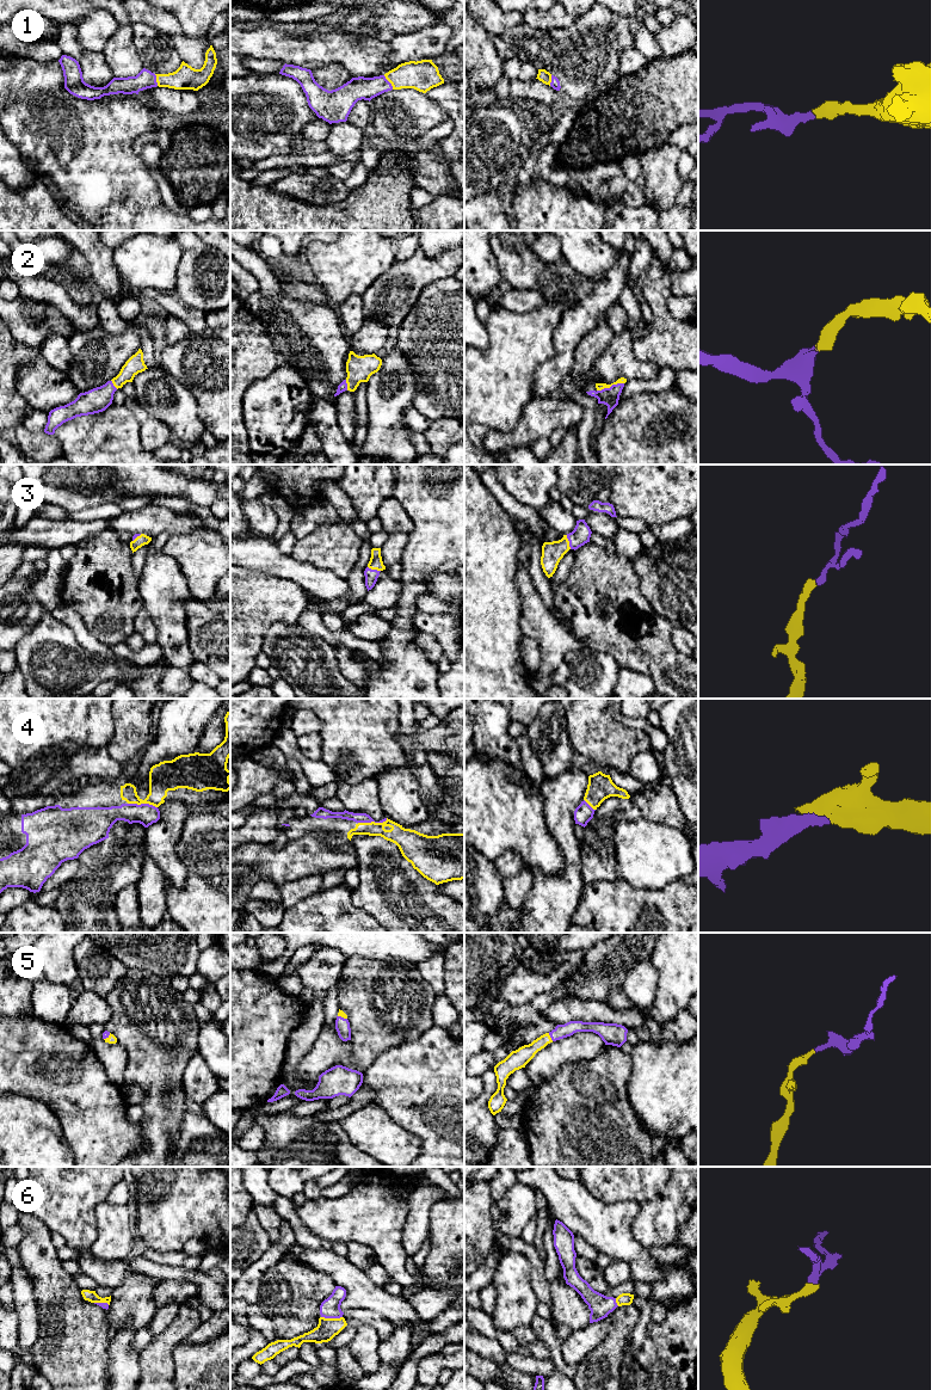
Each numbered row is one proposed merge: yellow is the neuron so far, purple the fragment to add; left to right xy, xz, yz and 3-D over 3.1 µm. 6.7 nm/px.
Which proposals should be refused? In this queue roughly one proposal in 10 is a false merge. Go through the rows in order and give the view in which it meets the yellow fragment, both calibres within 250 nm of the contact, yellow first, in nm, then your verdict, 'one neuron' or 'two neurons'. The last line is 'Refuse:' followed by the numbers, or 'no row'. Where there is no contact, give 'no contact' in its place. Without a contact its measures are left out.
1: contact in xz; calibres 200 and 160 nm; one neuron
2: contact in yz; calibres 50 and 120 nm; one neuron
3: contact in yz; calibres 140 and 120 nm; one neuron
4: contact in xz; calibres 140 and 60 nm; one neuron
5: contact in yz; calibres 120 and 100 nm; one neuron
6: contact in xz; calibres 140 and 140 nm; one neuron
Refuse: no row

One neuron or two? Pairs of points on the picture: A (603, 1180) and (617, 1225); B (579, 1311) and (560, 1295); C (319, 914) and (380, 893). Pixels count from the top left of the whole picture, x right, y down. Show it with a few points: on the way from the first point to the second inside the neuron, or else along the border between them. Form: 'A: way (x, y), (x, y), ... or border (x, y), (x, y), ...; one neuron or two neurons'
A: border (586, 1187), (605, 1203), (639, 1203); two neurons
B: way (574, 1309), (565, 1299); one neuron
C: border (351, 891), (351, 902), (376, 918); two neurons

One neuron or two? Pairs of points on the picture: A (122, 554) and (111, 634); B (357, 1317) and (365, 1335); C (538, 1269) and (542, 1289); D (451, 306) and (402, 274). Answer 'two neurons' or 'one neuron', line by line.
A: one neuron
B: two neurons
C: one neuron
D: two neurons

